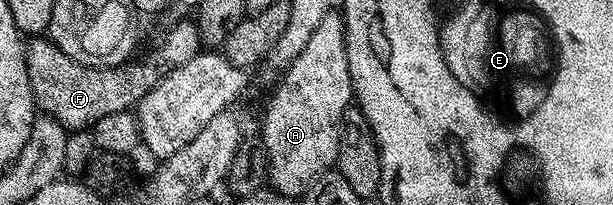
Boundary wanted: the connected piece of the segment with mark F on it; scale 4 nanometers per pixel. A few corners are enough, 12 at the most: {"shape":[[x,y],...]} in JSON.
{"shape":[[179,19],[144,61],[82,65],[26,42],[36,106],[68,131],[128,112],[201,52]]}

